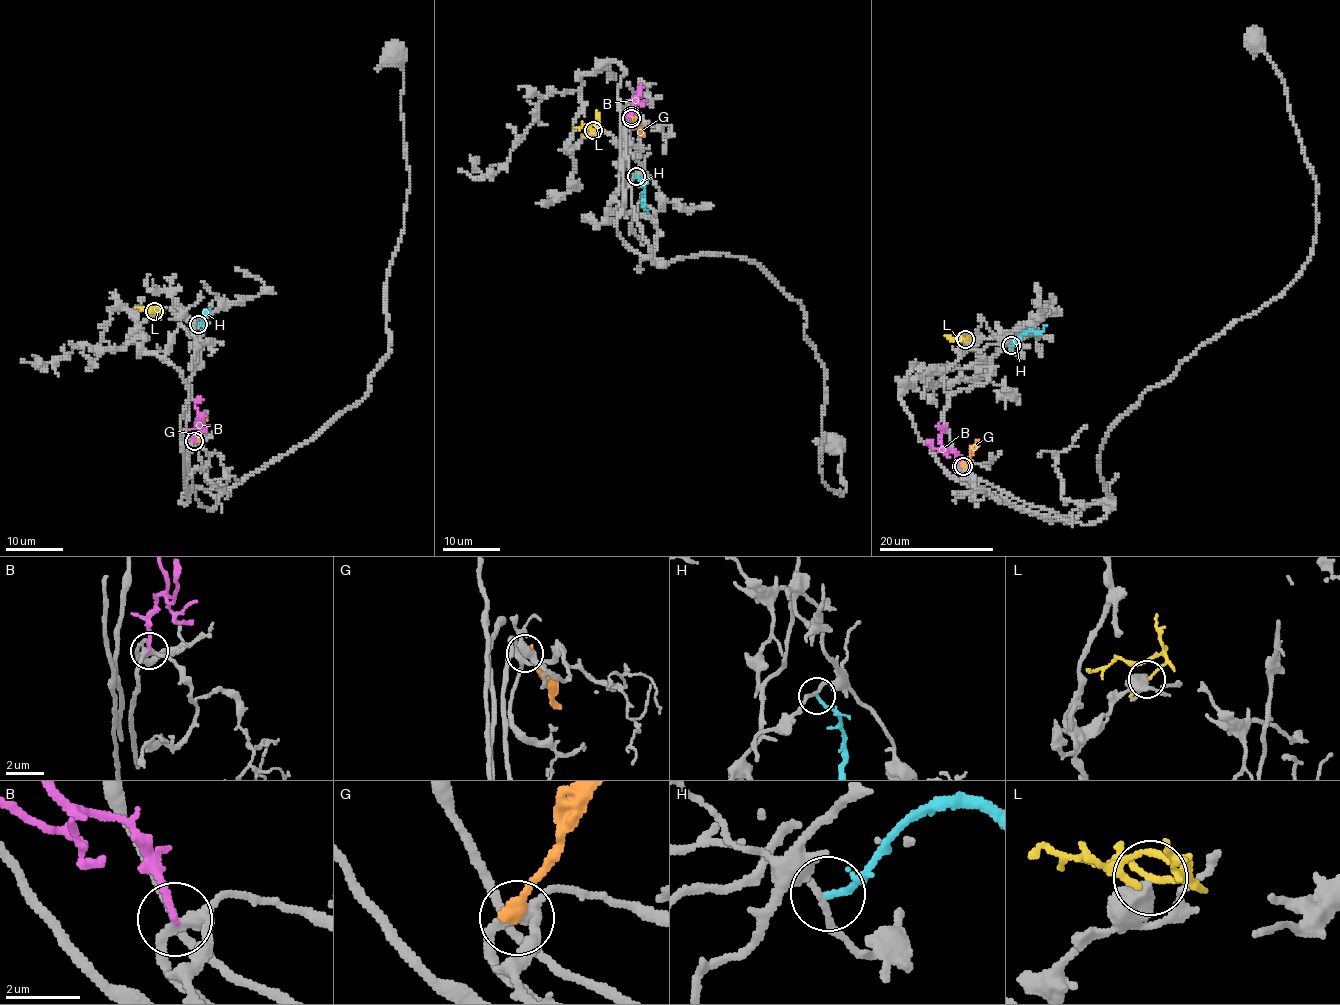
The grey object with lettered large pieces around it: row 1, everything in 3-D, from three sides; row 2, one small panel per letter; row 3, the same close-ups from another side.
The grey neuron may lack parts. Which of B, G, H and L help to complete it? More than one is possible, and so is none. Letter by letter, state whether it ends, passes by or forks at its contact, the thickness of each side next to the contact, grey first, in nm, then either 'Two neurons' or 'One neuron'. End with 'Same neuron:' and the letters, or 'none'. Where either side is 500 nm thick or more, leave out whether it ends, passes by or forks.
B: It ends there. Thickness 240 nm (grey) against 170 nm. Two neurons
G: It ends there. Thickness 260 nm (grey) against 340 nm. Two neurons
H: It ends there. Thickness 170 nm (grey) against 180 nm. Two neurons
L: Thickness 600 nm (grey) against 140 nm. Two neurons
Same neuron: none

